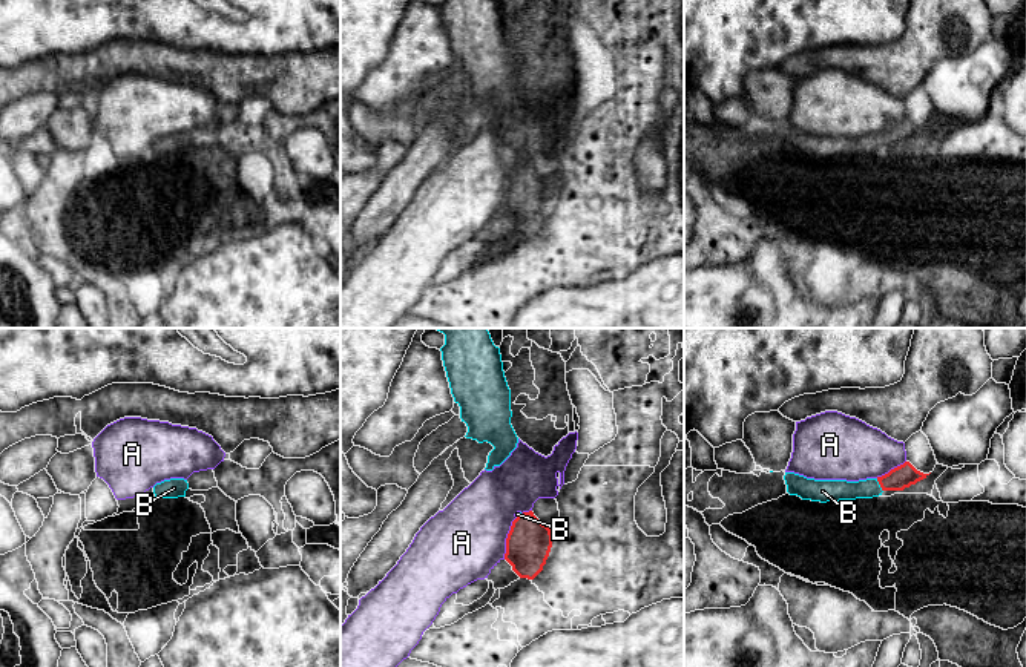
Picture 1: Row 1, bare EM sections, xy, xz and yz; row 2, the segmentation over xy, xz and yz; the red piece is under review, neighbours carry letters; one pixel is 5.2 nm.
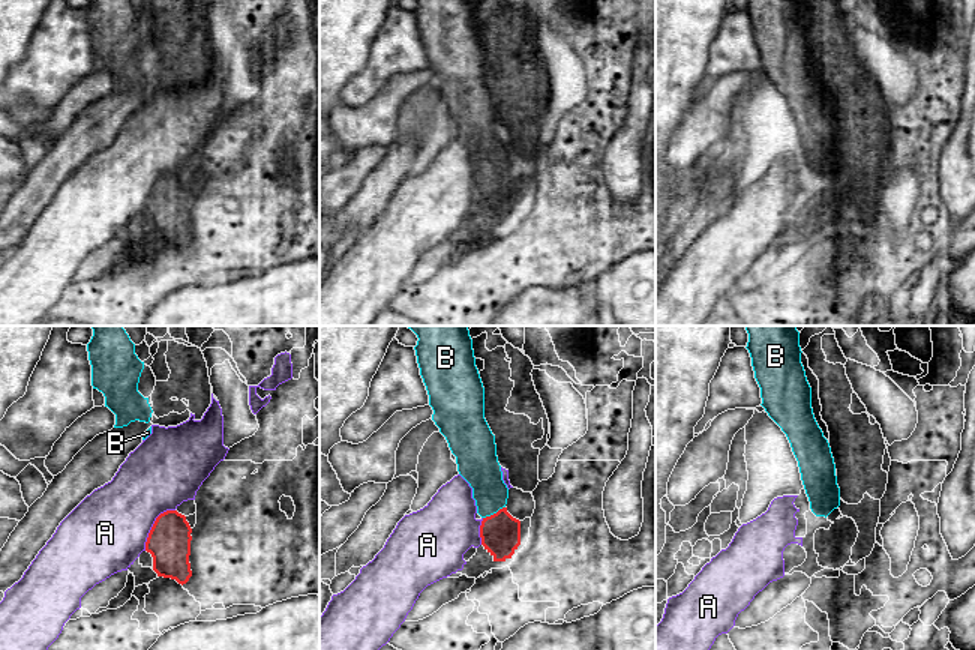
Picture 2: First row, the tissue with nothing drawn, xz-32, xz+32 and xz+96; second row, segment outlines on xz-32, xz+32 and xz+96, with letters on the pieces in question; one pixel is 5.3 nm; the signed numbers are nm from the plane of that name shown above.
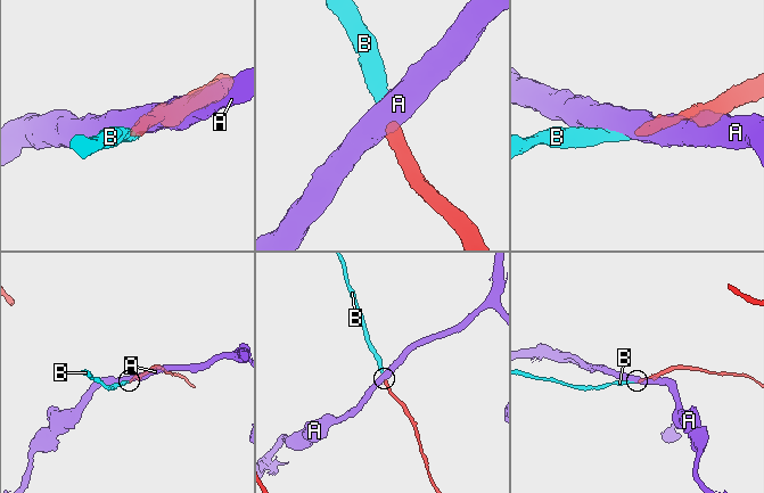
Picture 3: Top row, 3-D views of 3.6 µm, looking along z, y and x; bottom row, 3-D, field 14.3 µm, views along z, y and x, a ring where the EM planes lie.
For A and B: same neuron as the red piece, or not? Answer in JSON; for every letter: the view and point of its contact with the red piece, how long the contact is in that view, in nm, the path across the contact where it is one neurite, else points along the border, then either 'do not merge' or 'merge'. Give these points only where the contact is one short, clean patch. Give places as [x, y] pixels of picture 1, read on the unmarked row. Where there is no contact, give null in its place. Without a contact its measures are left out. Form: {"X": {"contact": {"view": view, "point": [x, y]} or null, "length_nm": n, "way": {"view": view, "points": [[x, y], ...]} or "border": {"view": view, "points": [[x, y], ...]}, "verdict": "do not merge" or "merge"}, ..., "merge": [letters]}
{"A": {"contact": {"view": "xz", "point": [506, 195]}, "length_nm": 240, "border": {"view": "xz", "points": [[517, 174], [508, 190], [503, 215]]}, "verdict": "do not merge"}, "B": {"contact": {"view": "yz", "point": [879, 140]}, "length_nm": 80, "way": {"view": "yz", "points": [[904, 132], [879, 140], [862, 146], [833, 146]]}, "verdict": "merge"}, "merge": ["B"]}

